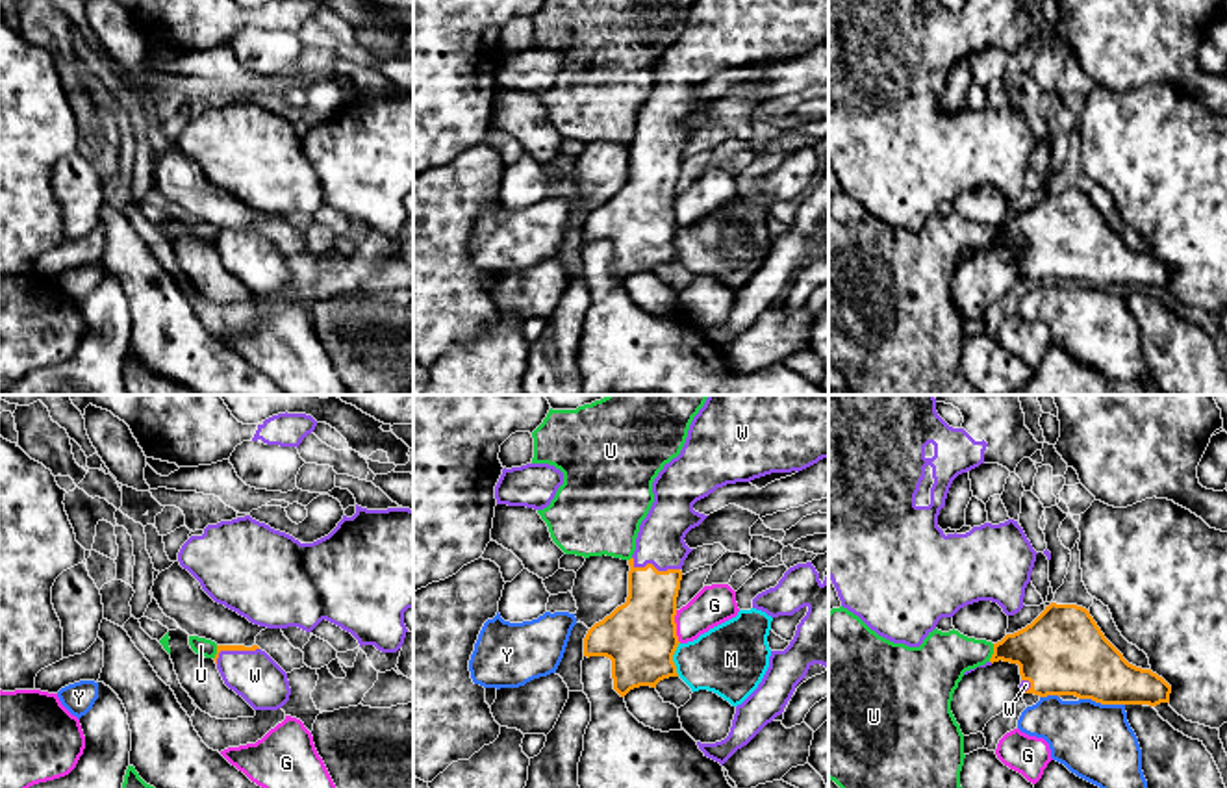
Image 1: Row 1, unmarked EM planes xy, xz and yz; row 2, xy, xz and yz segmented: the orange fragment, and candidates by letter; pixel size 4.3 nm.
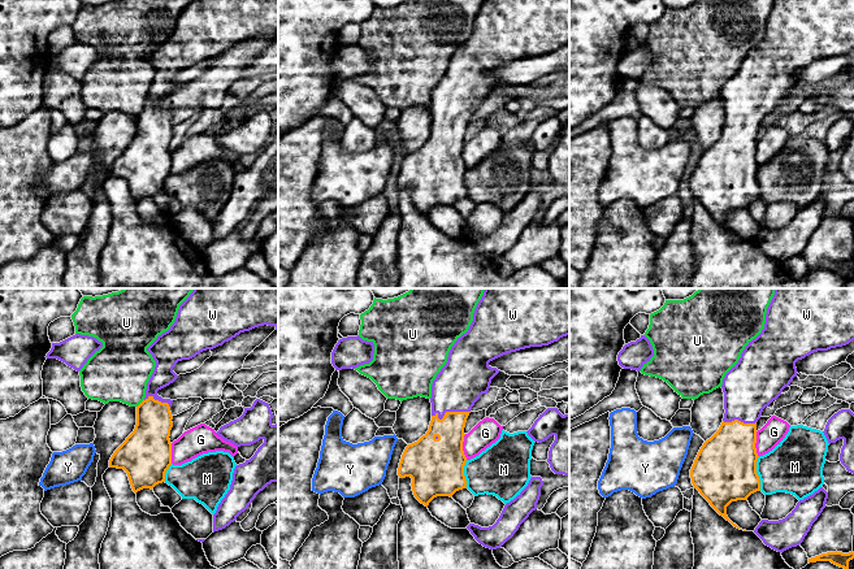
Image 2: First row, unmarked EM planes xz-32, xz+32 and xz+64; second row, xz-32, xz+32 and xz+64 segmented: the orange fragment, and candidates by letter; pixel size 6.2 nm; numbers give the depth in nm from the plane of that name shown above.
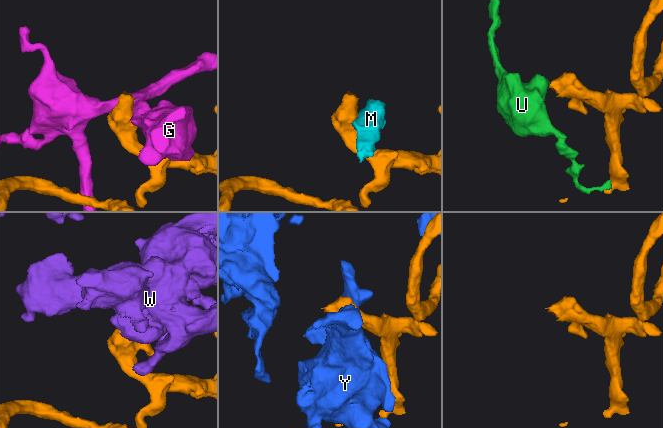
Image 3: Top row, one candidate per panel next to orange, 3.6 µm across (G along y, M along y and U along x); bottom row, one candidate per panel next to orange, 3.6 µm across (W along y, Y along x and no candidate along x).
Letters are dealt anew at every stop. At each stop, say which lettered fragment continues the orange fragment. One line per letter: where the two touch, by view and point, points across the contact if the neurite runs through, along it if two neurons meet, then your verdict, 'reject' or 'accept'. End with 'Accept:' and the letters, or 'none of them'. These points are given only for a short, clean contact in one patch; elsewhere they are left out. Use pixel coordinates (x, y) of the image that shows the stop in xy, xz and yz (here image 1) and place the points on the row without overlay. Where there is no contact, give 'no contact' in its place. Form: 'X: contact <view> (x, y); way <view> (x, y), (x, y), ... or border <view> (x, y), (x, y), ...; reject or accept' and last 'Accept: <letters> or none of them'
G: contact xz (675, 212); reject
M: contact xz (671, 243); reject
U: contact yz (994, 238); border yz (994, 228), (994, 238), (988, 245); reject
W: contact xz (651, 149); accept
Y: contact yz (1101, 288); reject
Accept: W

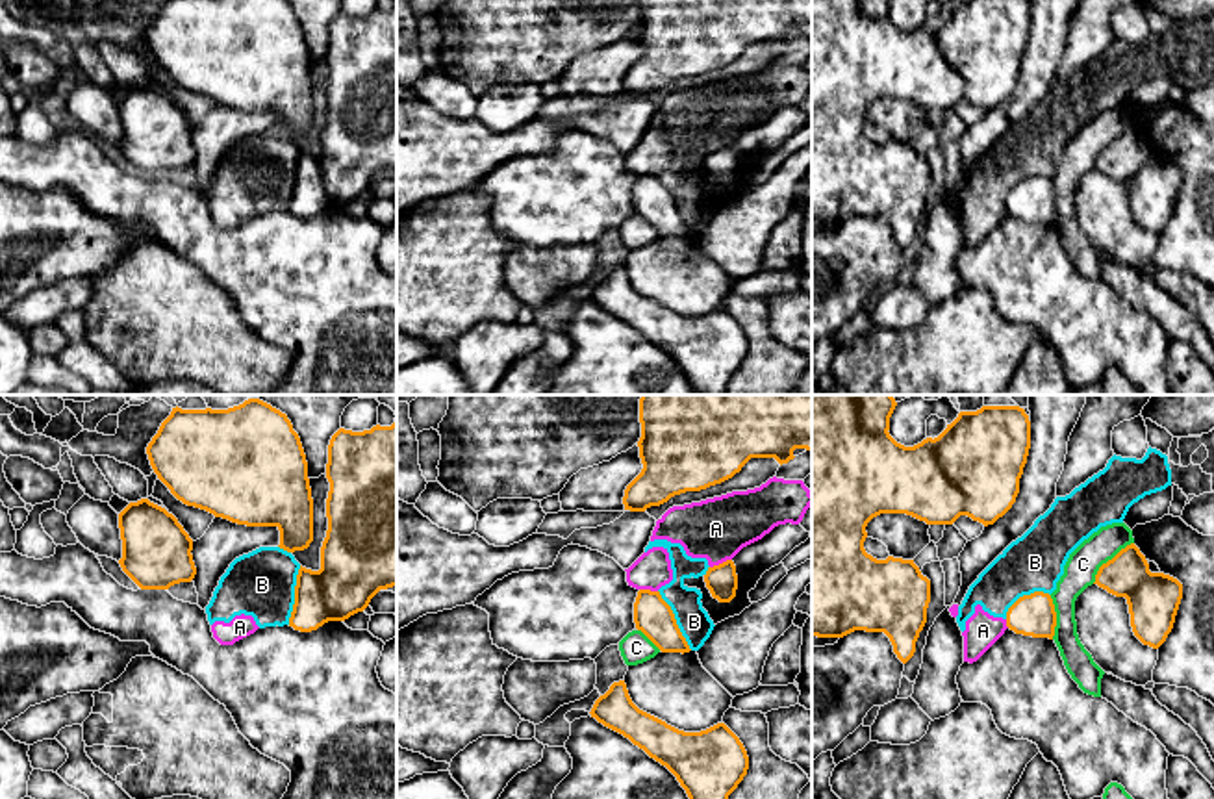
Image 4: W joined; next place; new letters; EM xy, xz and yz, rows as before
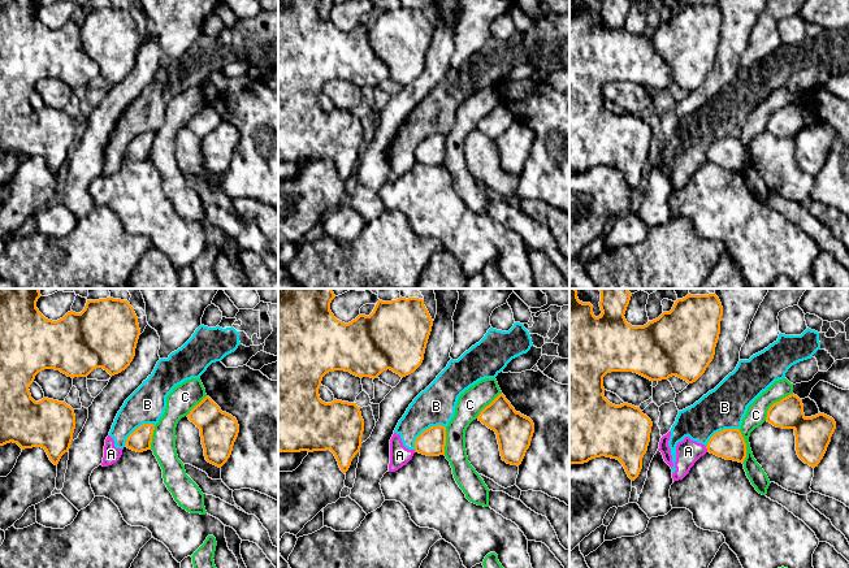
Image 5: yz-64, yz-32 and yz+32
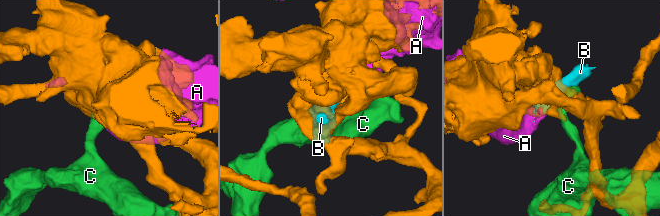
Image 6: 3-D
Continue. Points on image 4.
A: contact xz (720, 149); reject
B: contact xz (675, 204); reject
C: contact yz (1109, 145); border yz (1133, 126), (1109, 143), (1092, 167); reject
Accept: none of them

